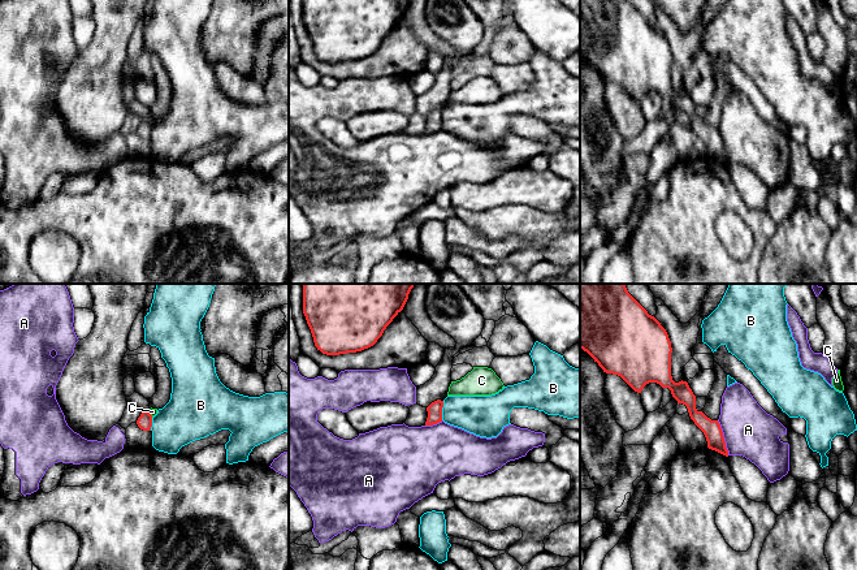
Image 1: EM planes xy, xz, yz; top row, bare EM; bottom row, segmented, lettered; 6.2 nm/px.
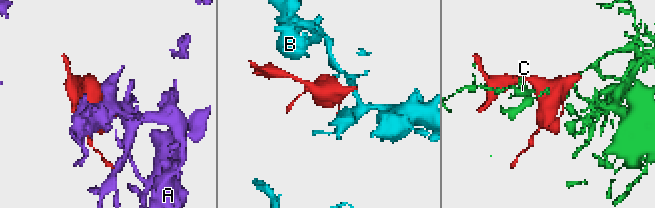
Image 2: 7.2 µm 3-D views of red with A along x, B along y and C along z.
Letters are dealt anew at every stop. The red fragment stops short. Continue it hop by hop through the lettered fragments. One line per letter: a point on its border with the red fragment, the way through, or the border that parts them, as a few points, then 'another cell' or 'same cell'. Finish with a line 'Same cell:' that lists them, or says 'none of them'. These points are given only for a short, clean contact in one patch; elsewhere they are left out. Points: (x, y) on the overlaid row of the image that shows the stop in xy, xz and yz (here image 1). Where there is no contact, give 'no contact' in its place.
A: yz (723, 437) | another cell
B: xz (441, 410) | along xz (444, 401), (441, 419) | another cell
C: xy (150, 414) | along xy (148, 410), (152, 417) | another cell
Same cell: none of them

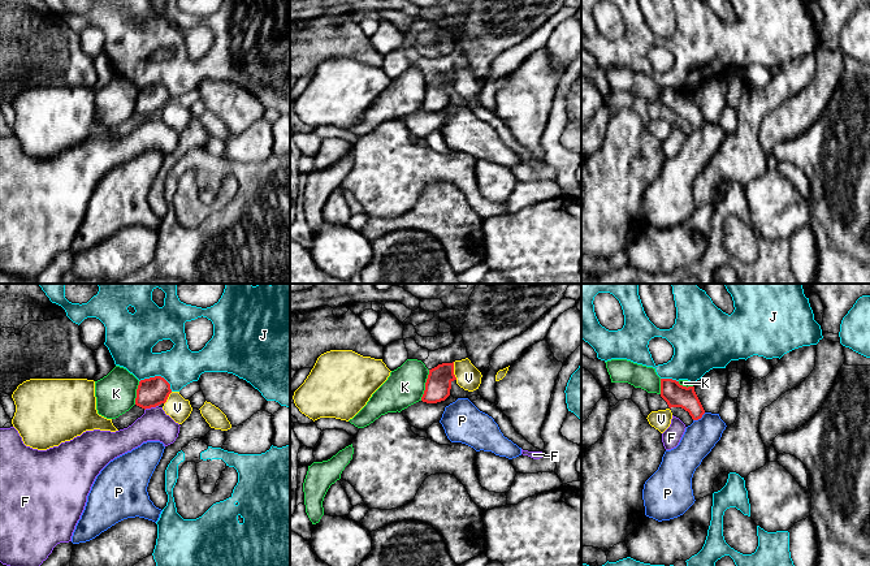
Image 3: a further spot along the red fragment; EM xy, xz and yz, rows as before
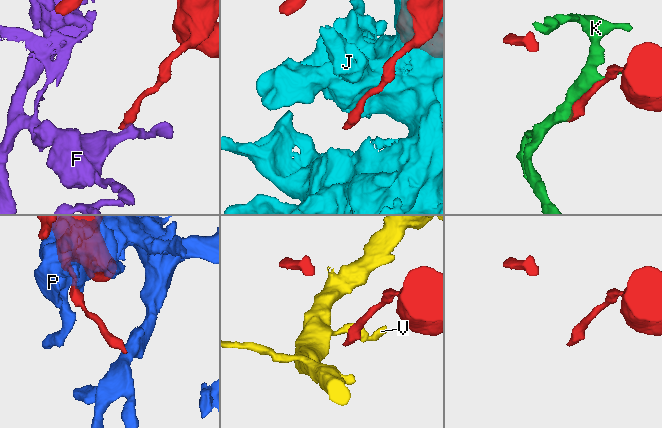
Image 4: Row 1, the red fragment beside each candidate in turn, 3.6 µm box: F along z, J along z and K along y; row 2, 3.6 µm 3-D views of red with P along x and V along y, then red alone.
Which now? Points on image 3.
F: xy (151, 406) | along xy (158, 405), (144, 410) | another cell
J: xy (158, 376) | another cell
K: xz (425, 385) | another cell
P: yz (698, 418) | another cell
V: xz (453, 371) | along xz (453, 362), (453, 374), (457, 379) | another cell
Same cell: none of them

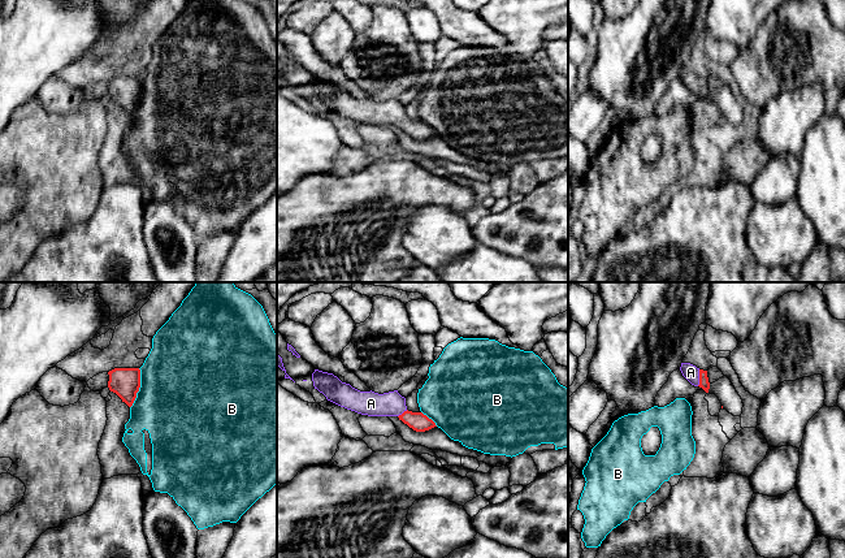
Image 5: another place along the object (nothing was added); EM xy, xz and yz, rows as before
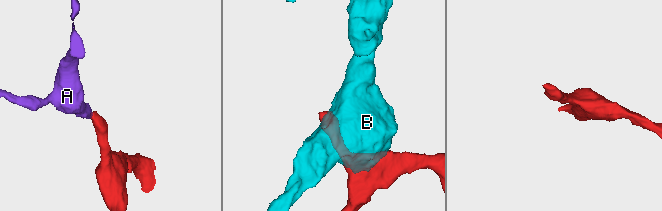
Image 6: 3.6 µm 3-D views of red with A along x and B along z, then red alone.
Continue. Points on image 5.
A: yz (700, 377) | across yz (703, 380), (700, 377), (690, 372) | same cell
B: xy (139, 386) | another cell
Same cell: A

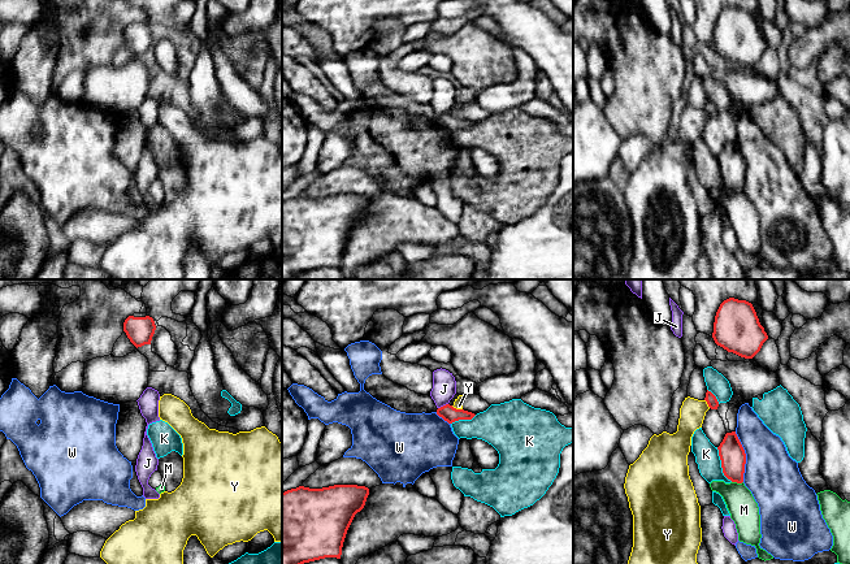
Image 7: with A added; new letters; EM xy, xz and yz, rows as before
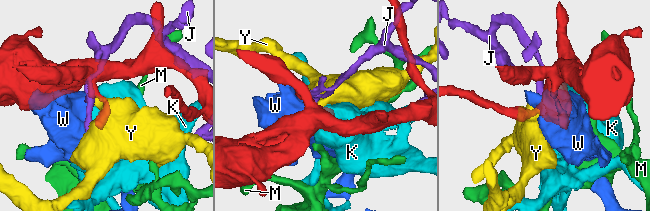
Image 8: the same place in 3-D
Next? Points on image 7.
J: xz (443, 406) | another cell
K: yz (721, 465) | another cell
M: yz (737, 482) | along yz (732, 481), (742, 482) | another cell
W: yz (745, 456) | another cell
Y: xz (455, 408) | along xz (451, 406), (462, 410) | another cell
Same cell: none of them

